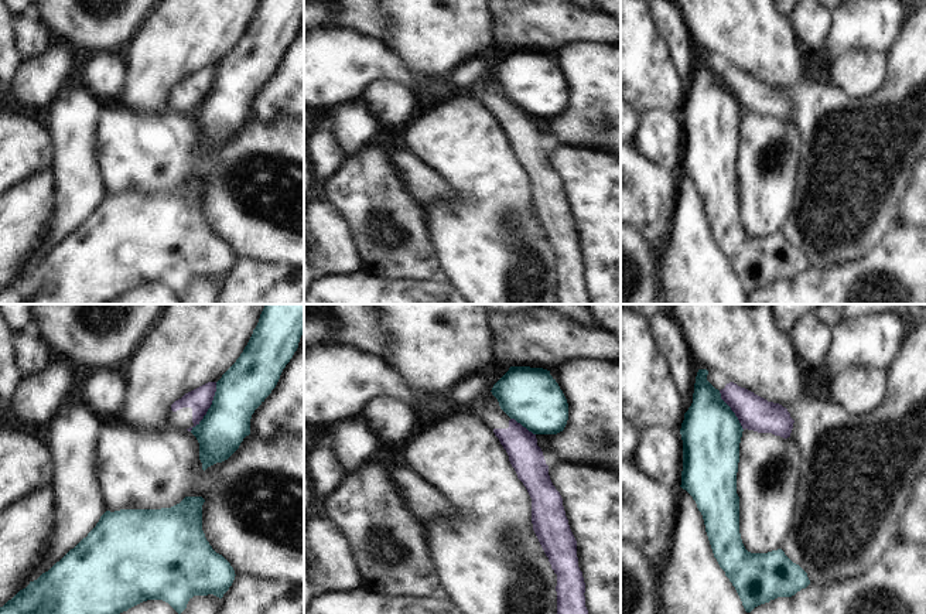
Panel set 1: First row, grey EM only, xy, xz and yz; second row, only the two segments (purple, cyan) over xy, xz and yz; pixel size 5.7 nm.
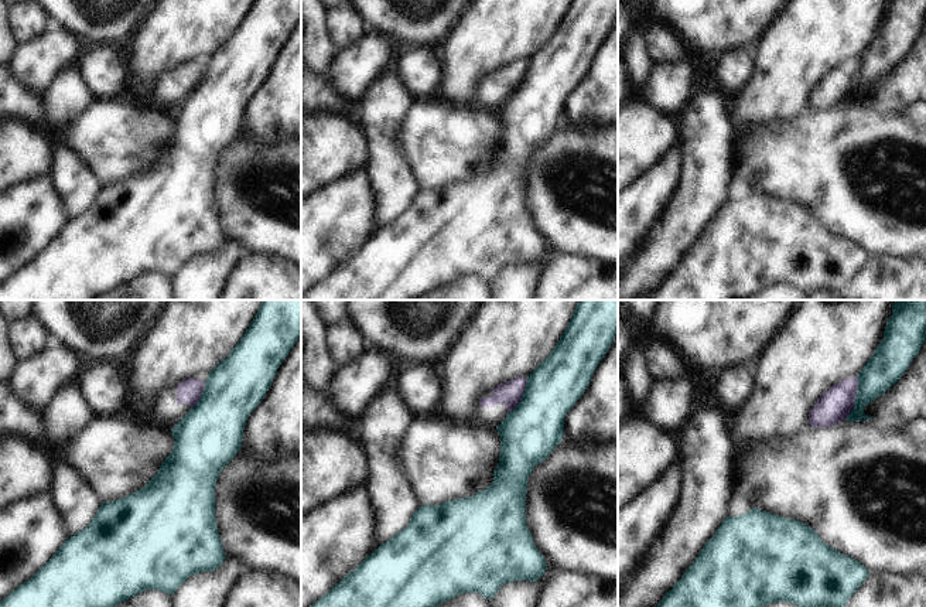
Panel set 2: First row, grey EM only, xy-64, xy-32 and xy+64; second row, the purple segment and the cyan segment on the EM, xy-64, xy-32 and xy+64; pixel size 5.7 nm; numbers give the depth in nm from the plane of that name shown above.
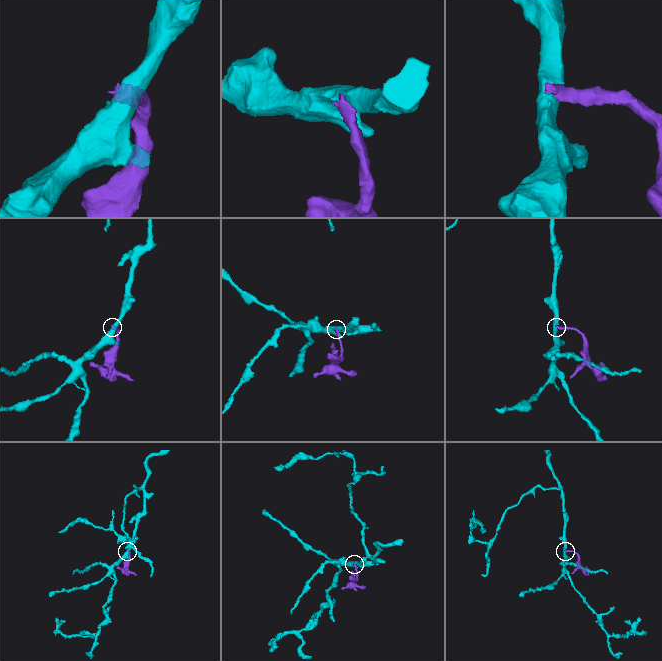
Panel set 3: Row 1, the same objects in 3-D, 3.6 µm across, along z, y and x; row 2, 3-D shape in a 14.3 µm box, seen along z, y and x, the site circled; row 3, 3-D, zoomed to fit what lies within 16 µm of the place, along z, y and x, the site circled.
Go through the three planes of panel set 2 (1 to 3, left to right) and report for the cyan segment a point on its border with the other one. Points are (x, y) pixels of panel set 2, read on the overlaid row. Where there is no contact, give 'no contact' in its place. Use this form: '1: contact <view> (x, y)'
1: contact xy-64 (201, 394)
2: contact xy-32 (522, 395)
3: contact xy+64 (854, 398)

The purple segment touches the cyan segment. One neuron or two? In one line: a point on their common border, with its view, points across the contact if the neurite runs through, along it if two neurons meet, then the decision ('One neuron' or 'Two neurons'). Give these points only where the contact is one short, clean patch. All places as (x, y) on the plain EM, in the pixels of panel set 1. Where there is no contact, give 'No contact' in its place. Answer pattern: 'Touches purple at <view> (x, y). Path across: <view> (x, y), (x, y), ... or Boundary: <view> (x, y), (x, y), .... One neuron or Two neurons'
Touches purple at xy (209, 89). Boundary: xy (217, 65), (211, 89), (190, 113). Two neurons

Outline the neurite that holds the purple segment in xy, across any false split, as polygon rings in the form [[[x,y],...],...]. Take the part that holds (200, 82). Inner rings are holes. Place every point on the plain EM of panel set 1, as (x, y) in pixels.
[[[208,65],[171,88],[165,112],[191,115],[206,98],[216,75],[216,65]]]

